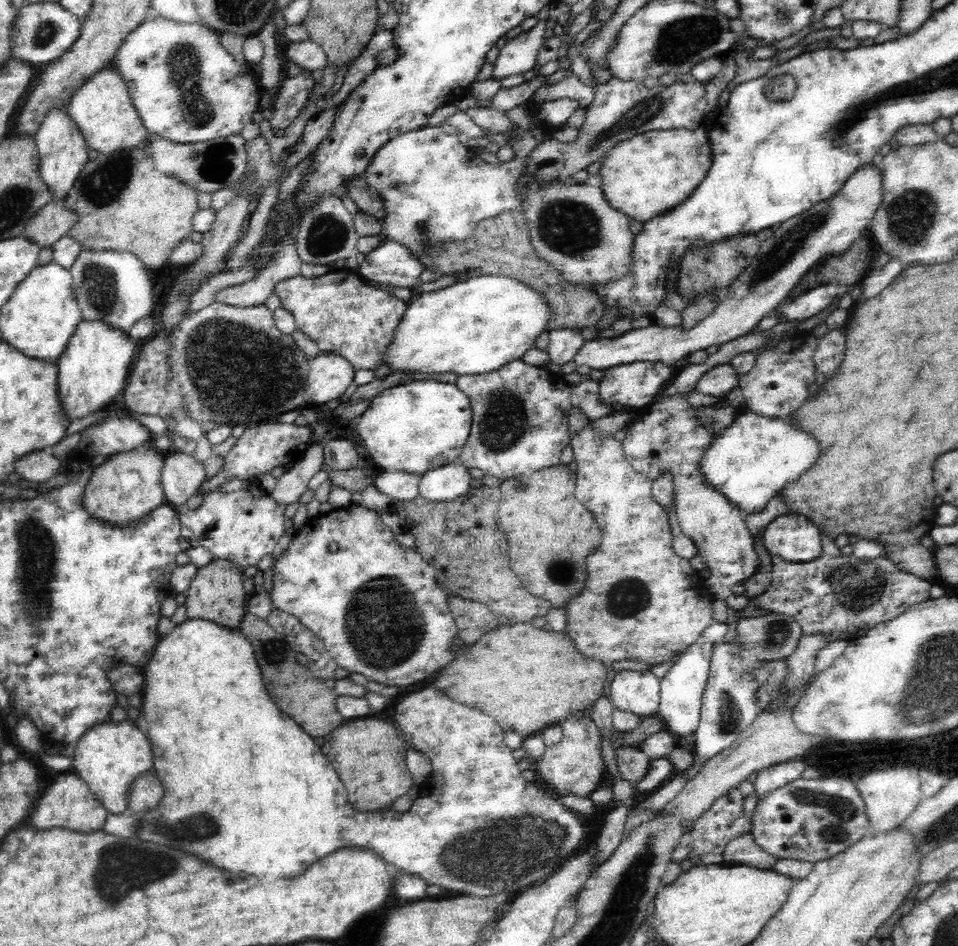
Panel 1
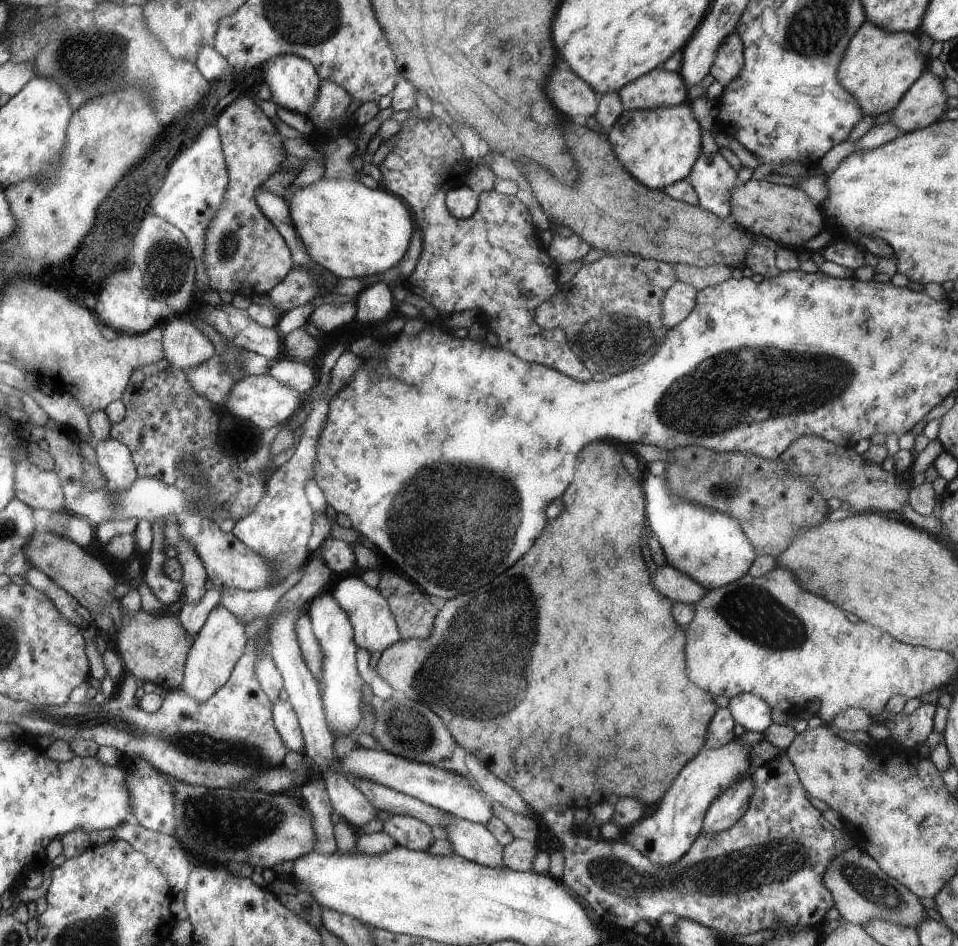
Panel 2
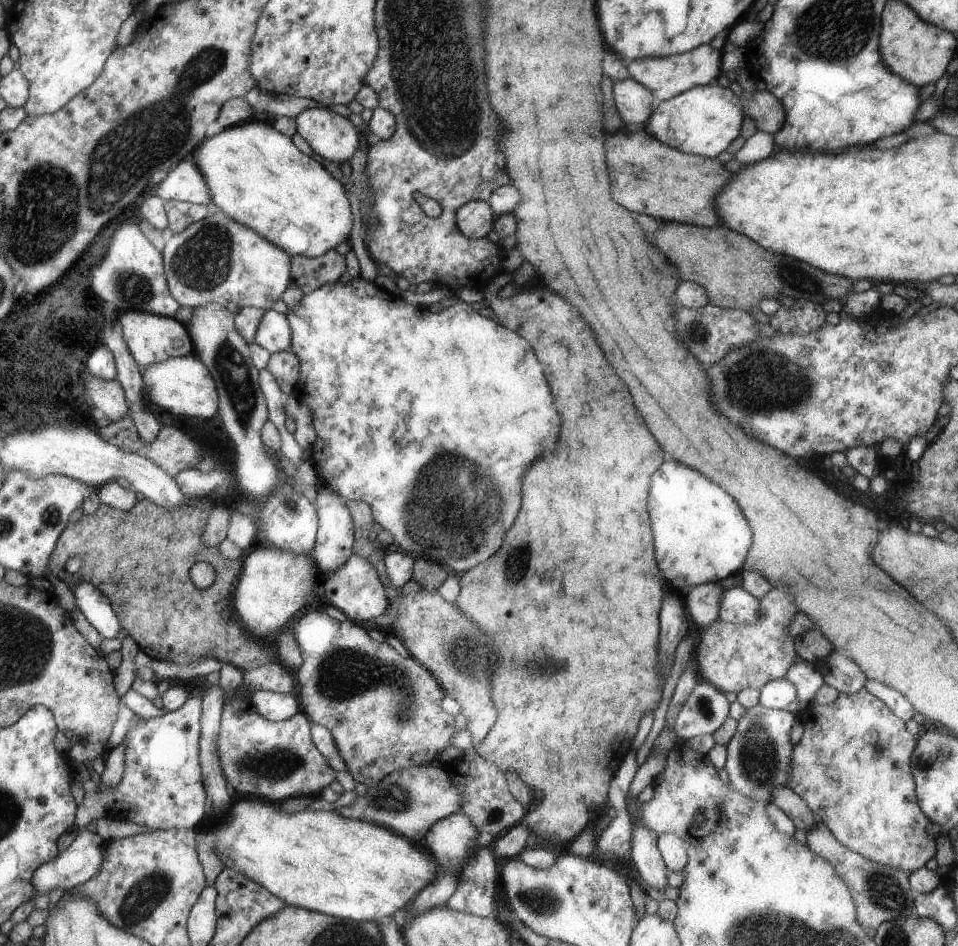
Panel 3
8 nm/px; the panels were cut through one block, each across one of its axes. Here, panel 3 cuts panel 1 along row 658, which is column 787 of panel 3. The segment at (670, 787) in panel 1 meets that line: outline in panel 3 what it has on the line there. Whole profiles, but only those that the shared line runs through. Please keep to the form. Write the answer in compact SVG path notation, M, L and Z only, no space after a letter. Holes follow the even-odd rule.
M758 704L746 709L737 720L736 734L727 742L727 761L725 771L729 774L729 781L749 797L769 803L769 794L774 787L786 787L791 771L791 754L794 748L790 739L790 729L798 715L782 709L771 709Z

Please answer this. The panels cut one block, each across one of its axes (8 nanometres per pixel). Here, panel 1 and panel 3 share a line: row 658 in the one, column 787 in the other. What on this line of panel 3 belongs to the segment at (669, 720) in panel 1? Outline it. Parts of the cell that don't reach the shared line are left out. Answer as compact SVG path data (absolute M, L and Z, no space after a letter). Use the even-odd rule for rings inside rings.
M786 677L768 682L759 691L759 704L763 707L787 710L796 715L801 710L797 686Z

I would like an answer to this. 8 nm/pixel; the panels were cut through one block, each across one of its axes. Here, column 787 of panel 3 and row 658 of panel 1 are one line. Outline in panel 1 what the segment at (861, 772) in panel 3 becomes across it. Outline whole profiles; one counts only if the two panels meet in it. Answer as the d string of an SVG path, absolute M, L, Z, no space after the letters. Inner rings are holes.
M787 659L762 662L750 673L758 679L758 707L763 711L768 704L783 694L781 684L787 675Z

